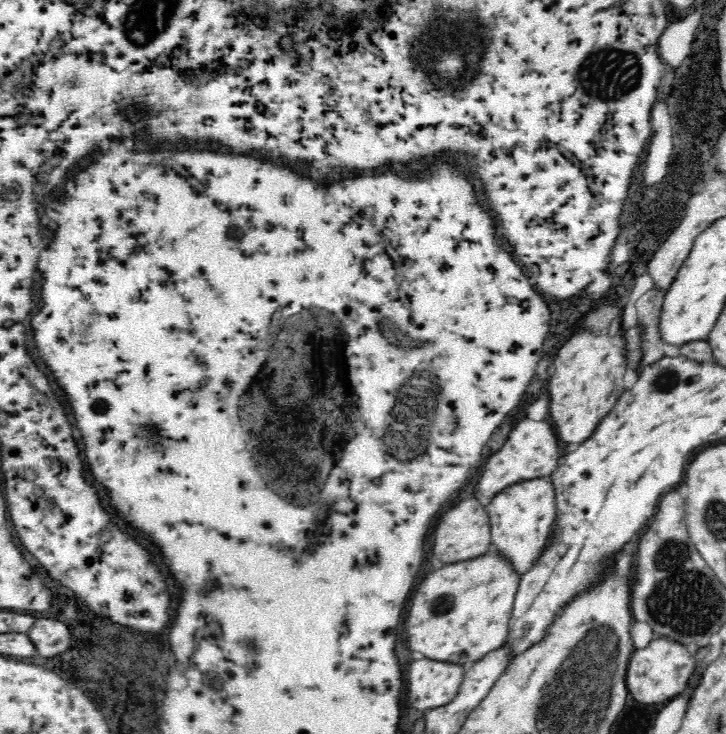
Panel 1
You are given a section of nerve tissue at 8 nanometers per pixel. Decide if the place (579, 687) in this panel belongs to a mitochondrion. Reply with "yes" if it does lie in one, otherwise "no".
yes

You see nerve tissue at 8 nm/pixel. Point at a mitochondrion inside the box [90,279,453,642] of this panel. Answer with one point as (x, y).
(412, 406)

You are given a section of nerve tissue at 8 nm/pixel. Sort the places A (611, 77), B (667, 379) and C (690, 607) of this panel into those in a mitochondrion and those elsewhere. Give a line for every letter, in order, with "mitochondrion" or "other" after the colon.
A: mitochondrion
B: mitochondrion
C: mitochondrion

